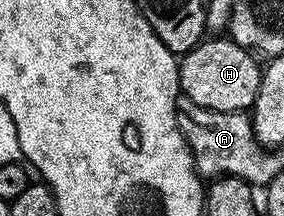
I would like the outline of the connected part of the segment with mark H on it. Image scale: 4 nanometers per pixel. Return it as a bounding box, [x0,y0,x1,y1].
[178,37,263,112]

